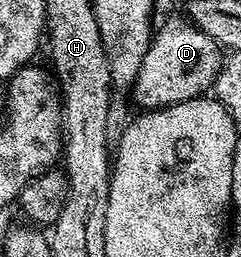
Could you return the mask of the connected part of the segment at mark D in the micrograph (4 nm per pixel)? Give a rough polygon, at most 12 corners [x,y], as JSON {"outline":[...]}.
{"outline":[[190,19],[154,29],[140,109],[200,99],[225,56]]}

